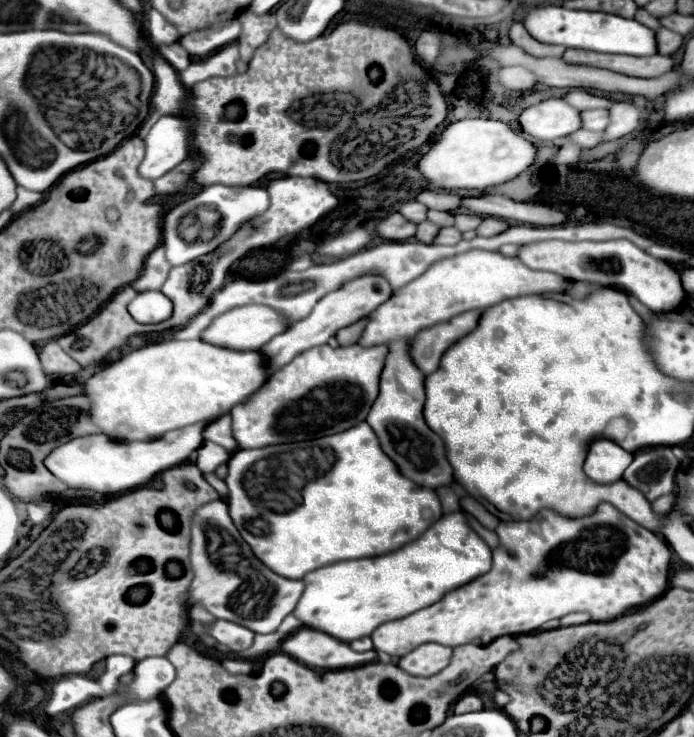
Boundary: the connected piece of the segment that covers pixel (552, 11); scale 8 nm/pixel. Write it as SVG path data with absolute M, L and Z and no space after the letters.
M538 6L524 16L524 26L528 32L546 44L562 44L566 48L584 48L608 54L630 54L630 56L652 56L658 54L656 32L638 20L620 18L604 12L578 12L564 6Z

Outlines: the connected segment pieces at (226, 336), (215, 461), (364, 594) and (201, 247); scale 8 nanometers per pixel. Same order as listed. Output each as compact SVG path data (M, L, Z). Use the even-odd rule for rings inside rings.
M250 304L250 306L228 310L218 318L214 318L212 324L200 334L200 338L204 338L204 342L216 342L218 346L228 346L228 350L258 350L262 344L266 344L270 338L274 338L284 330L286 326L282 322L282 316L276 310L268 306Z
M203 442L198 448L196 465L203 473L213 473L218 466L228 462L230 454L213 442Z
M454 512L440 518L436 524L432 524L418 540L408 542L406 546L394 552L374 556L374 558L342 560L306 574L304 576L306 588L292 614L296 614L296 618L300 618L300 622L308 628L324 630L324 634L332 634L342 642L352 642L356 638L370 636L384 622L398 620L420 608L426 608L428 604L434 604L446 592L458 586L464 586L476 576L482 576L484 572L488 572L490 566L492 566L490 546L466 524L462 512Z
M222 184L204 186L196 196L180 202L162 220L162 246L166 248L166 258L172 266L186 264L202 254L212 252L224 240L228 240L242 222L260 216L268 208L268 192L260 186L232 188Z

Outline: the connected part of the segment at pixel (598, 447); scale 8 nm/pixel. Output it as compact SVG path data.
M596 440L592 442L586 462L584 462L584 472L588 478L600 484L616 482L622 478L622 470L626 470L632 462L632 454L622 450L616 442L612 440Z

